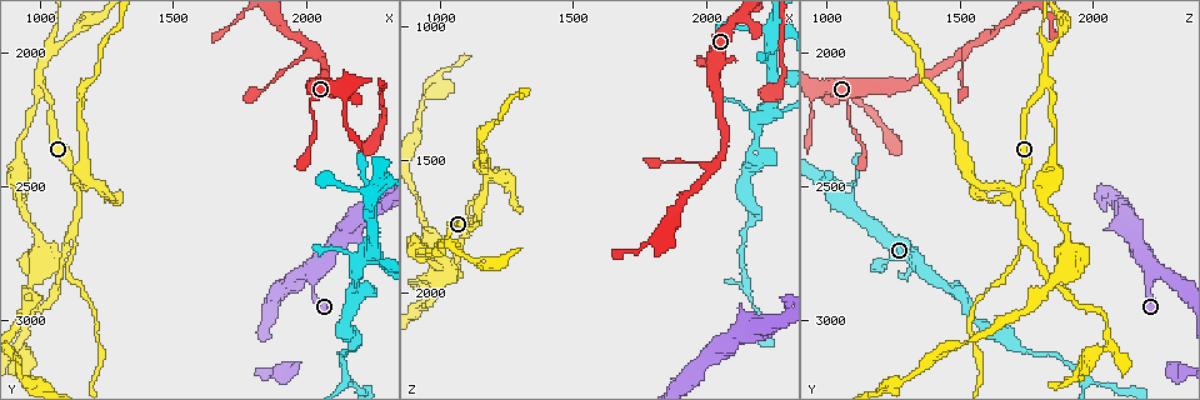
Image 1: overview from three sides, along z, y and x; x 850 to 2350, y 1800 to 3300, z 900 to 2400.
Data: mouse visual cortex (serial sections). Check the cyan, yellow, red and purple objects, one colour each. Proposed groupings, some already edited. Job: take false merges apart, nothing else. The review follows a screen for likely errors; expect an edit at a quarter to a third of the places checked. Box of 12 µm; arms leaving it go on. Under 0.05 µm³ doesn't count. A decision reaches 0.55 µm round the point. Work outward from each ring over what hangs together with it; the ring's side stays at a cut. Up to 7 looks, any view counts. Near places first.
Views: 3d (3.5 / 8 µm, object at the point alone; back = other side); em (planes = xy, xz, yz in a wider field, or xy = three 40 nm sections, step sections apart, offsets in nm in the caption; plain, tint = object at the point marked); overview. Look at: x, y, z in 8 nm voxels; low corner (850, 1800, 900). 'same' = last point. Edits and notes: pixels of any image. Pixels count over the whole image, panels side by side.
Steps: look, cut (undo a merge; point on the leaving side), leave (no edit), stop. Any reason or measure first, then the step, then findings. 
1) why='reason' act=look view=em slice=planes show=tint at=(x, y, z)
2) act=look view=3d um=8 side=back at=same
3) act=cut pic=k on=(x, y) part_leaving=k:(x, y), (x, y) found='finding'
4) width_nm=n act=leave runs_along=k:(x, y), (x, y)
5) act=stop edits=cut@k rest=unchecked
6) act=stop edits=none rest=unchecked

why='a fork' act=look view=3d um=3.5 at=(2240, 2740, 1260)

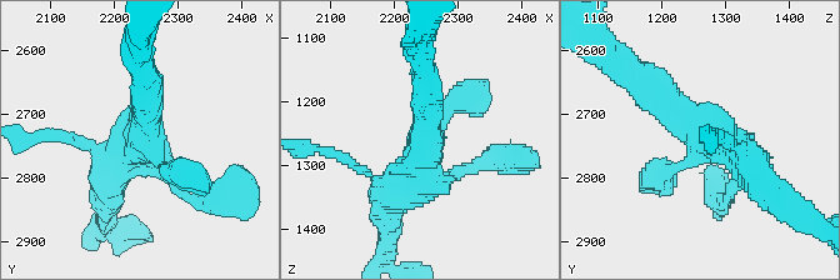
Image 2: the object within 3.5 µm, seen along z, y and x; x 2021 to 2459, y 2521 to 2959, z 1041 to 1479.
arms=4 arm_widths_nm=150,200,250,400 act=look view=em slice=xy step=3 show=tint at=(2245, 2735, 1270)

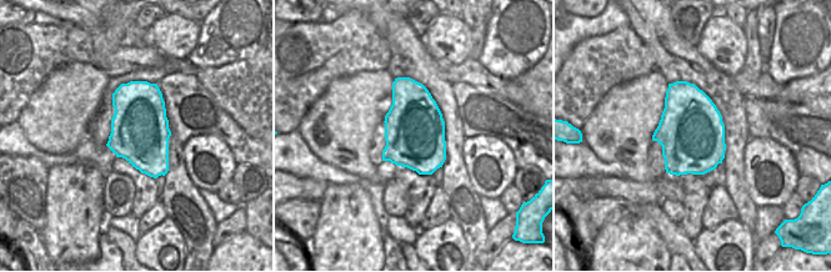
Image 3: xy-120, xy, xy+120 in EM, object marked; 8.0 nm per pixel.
width_nm=480 act=leave runs_along=2:(736, 146), (646, 81) found='all the same cell'

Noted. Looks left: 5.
why='arms part here' act=look view=3d um=3.5 at=(2040, 1990, 1510)

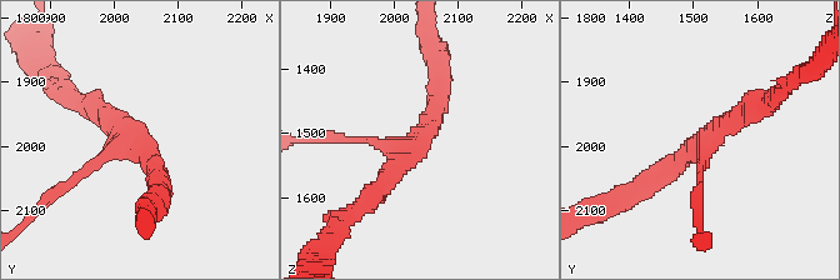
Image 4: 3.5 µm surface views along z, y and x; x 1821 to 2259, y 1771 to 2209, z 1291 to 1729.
arms=3 arm_widths_nm=100,250,300 why='need the tissue' act=look view=em slice=xy step=1 show=tint at=(2040, 1995, 1515)

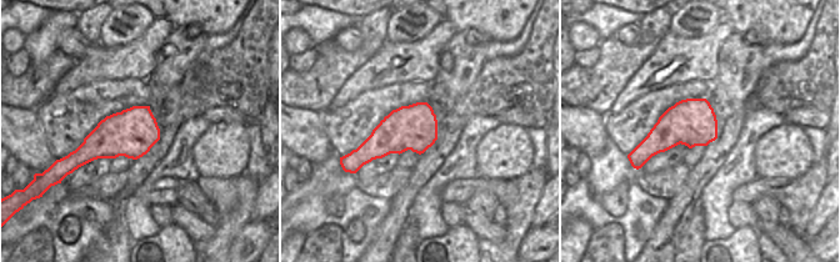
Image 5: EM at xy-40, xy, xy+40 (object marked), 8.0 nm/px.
act=look view=em slice=xy step=5 show=tint at=same

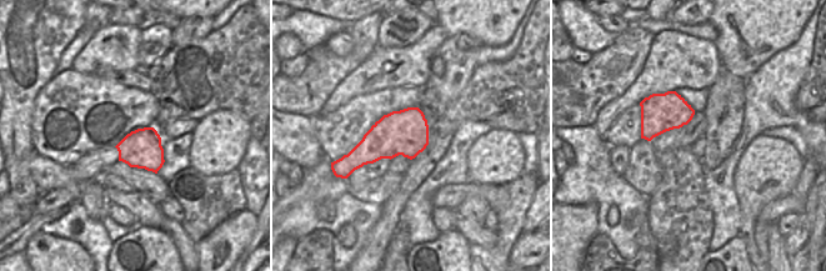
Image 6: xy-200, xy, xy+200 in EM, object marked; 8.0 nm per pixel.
act=leave runs_along=4:(640, 189), (755, 104) found='all the same cell'

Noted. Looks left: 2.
why='branch point' act=look view=3d um=3.5 at=(1130, 2660, 1740)

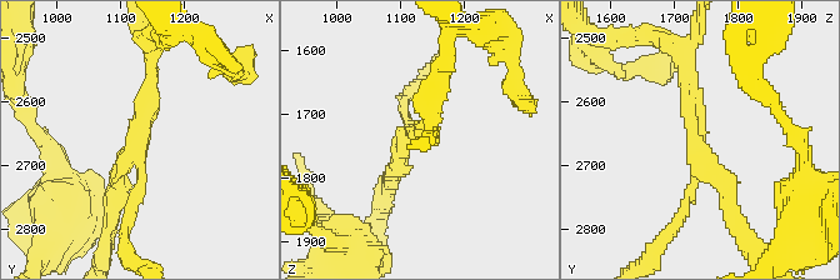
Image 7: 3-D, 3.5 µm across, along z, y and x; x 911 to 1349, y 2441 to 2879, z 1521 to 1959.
arm_widths_nm=150,200,200 act=cut pic=7 on=(733, 179) part_leaving=7:(685, 48), (704, 163) found='a second cell is stuck on'

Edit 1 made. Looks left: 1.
act=stop edits=cut@7 rest=unchecked

